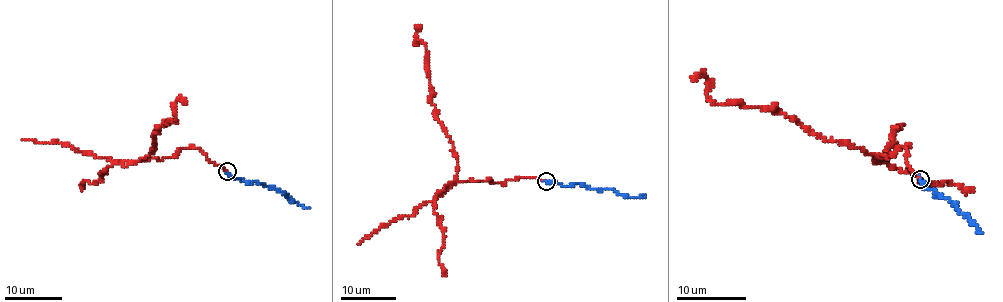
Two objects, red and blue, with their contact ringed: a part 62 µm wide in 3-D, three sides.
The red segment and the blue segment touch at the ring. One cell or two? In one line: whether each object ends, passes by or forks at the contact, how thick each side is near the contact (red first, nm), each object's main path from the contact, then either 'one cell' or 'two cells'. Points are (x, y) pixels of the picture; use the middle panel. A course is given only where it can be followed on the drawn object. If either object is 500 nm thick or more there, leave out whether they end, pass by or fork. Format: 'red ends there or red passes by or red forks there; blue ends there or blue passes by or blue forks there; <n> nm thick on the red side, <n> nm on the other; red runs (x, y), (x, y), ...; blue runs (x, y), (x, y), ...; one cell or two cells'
red ends there; blue ends there; 170 nm thick on the red side, 200 nm on the other; red runs (546, 181), (525, 177), (492, 182), (455, 181), (457, 155), (431, 103), (427, 48), (416, 41), (420, 26); blue runs (546, 181), (612, 189), (632, 198), (645, 195); one cell

